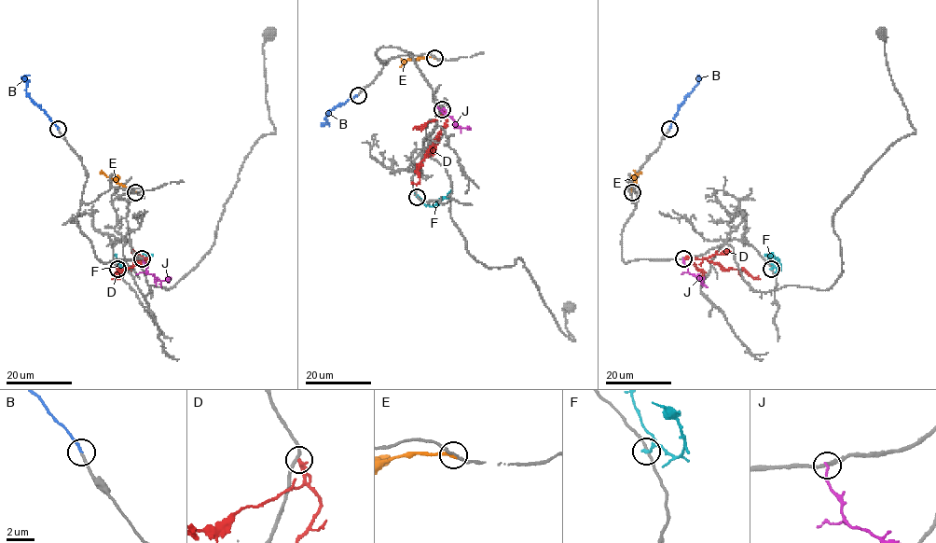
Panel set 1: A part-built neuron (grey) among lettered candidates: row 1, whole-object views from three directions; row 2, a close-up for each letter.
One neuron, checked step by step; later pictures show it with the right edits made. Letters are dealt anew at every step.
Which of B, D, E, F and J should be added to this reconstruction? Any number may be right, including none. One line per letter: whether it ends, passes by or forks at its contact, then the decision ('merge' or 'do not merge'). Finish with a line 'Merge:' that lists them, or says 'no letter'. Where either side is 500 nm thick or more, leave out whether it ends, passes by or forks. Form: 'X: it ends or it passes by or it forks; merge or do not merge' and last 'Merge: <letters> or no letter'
B: it ends; merge
D: it ends; do not merge
E: it ends; do not merge
F: it ends; do not merge
J: it ends; do not merge
Merge: B

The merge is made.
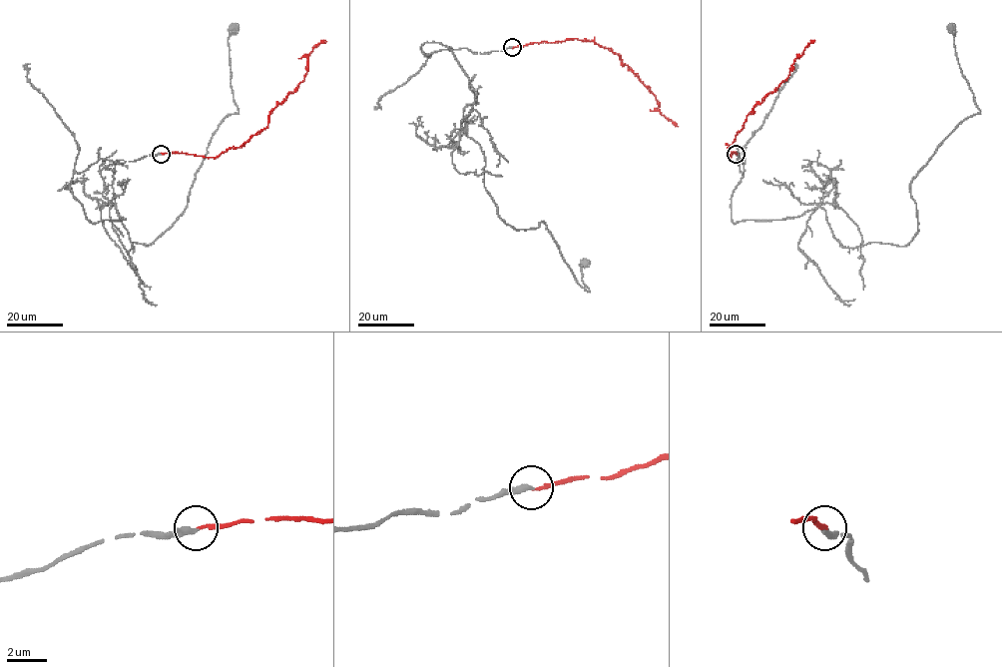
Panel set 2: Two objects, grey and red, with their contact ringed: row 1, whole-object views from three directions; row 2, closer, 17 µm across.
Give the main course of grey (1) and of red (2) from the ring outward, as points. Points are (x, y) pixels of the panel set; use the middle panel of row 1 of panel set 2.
1: (512, 47), (421, 49), (448, 48), (476, 94), (467, 133), (498, 216), (545, 223), (590, 292), (585, 263)
2: (512, 48), (568, 39), (592, 41), (618, 54), (655, 96), (659, 111), (678, 126)

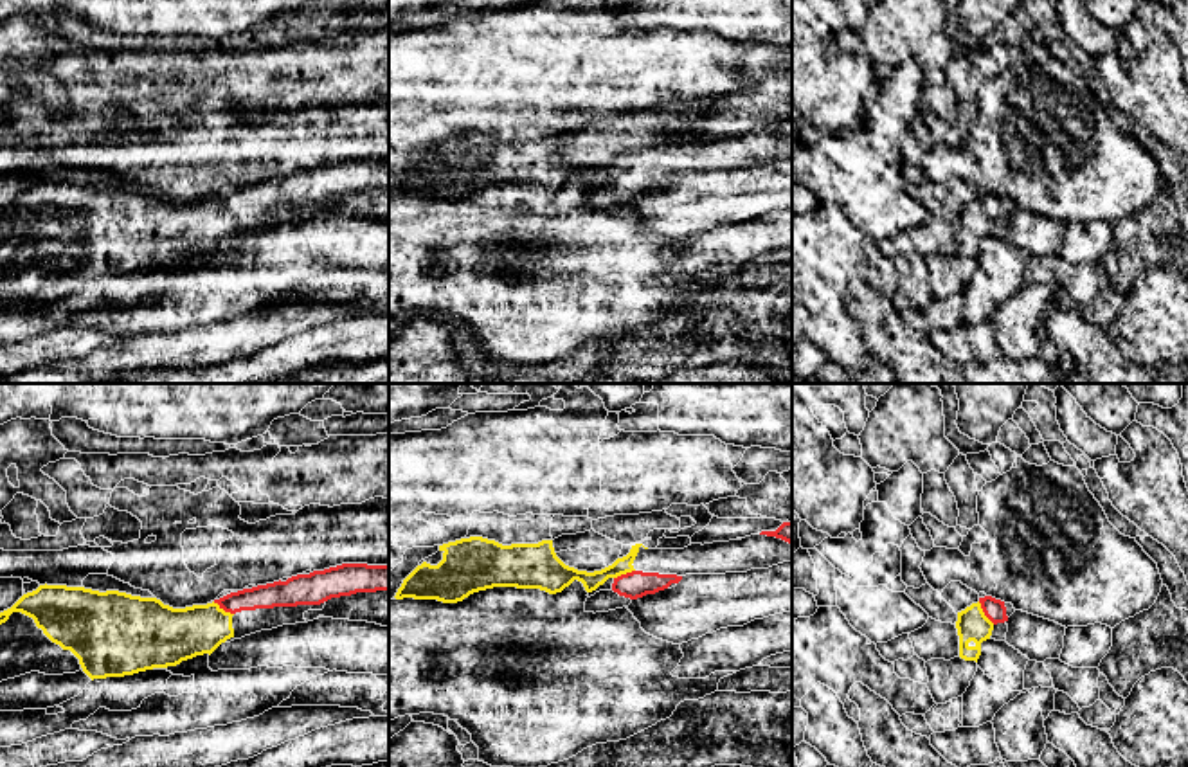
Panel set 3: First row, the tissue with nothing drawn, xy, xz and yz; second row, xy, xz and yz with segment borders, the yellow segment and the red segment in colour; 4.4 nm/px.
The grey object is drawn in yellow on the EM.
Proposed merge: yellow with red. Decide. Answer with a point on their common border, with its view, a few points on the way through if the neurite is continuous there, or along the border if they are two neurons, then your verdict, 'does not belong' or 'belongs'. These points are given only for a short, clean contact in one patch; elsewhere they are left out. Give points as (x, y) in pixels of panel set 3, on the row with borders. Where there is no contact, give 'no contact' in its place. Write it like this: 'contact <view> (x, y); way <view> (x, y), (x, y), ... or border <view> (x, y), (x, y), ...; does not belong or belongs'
contact yz (983, 613); way yz (972, 625), (983, 613), (994, 609); belongs

